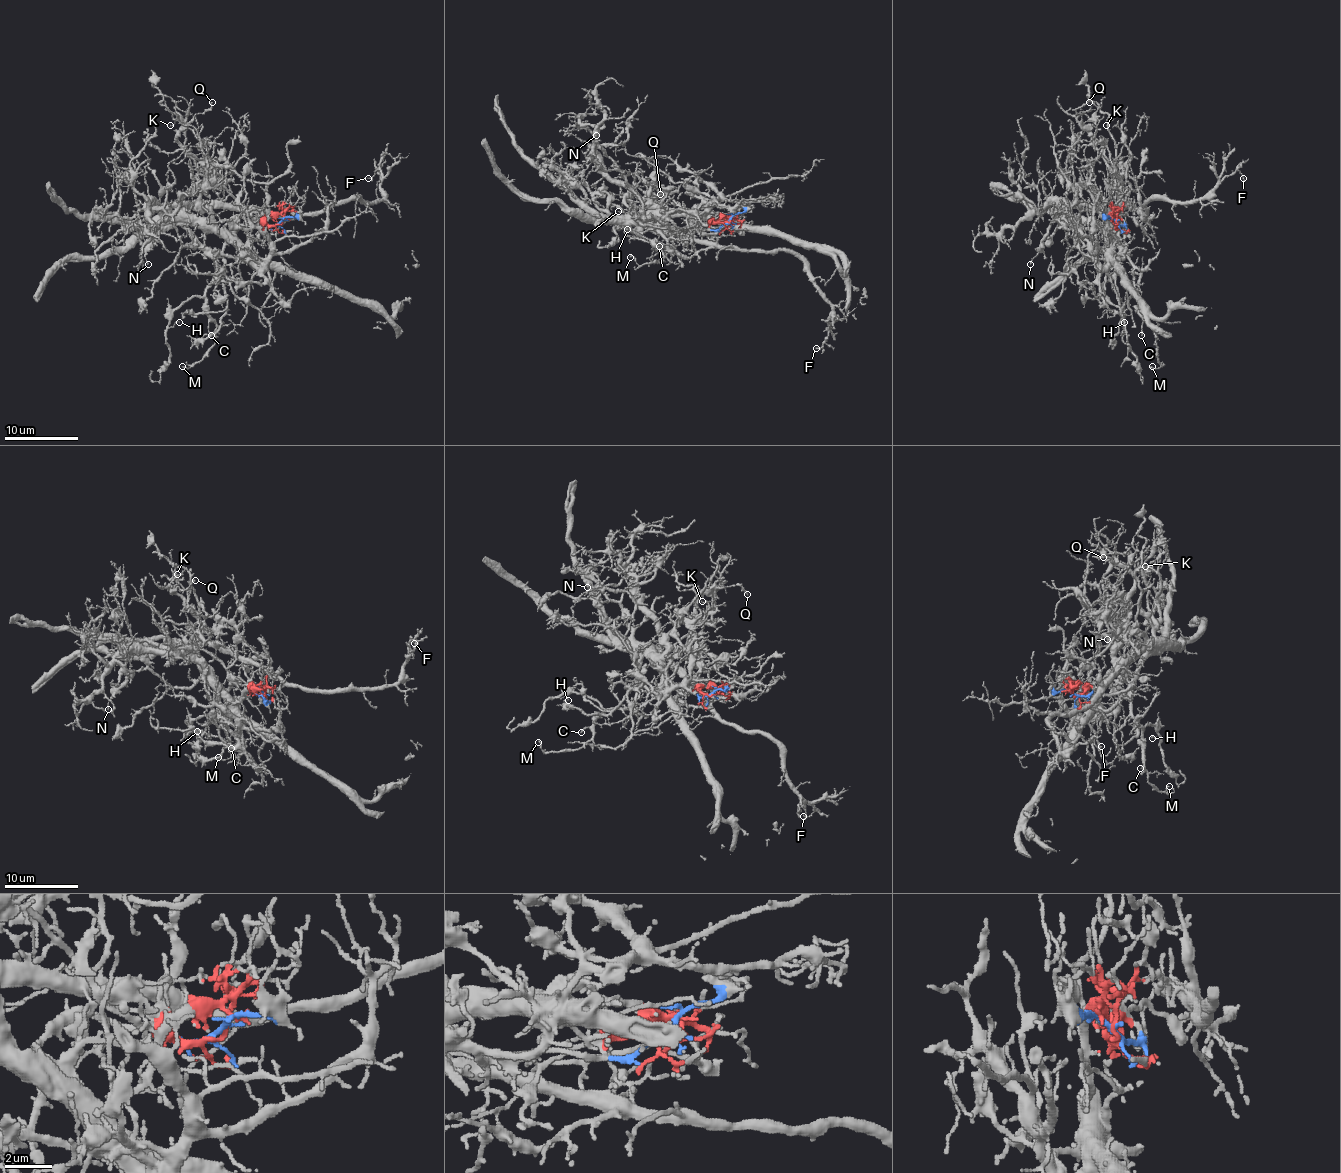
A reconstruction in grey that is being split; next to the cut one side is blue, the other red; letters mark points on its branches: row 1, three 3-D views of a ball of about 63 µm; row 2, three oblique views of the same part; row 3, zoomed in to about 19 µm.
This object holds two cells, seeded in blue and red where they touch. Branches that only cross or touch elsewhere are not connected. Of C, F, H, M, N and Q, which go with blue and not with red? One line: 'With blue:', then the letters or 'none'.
With blue: C, H, M, N

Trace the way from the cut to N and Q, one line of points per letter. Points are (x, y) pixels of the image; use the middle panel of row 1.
N: (729, 221), (714, 230), (650, 224), (643, 217), (641, 201), (632, 191), (623, 173), (594, 142), (595, 135)
Q: (729, 223), (709, 223), (658, 195), (656, 202), (632, 199), (656, 180), (659, 193)

